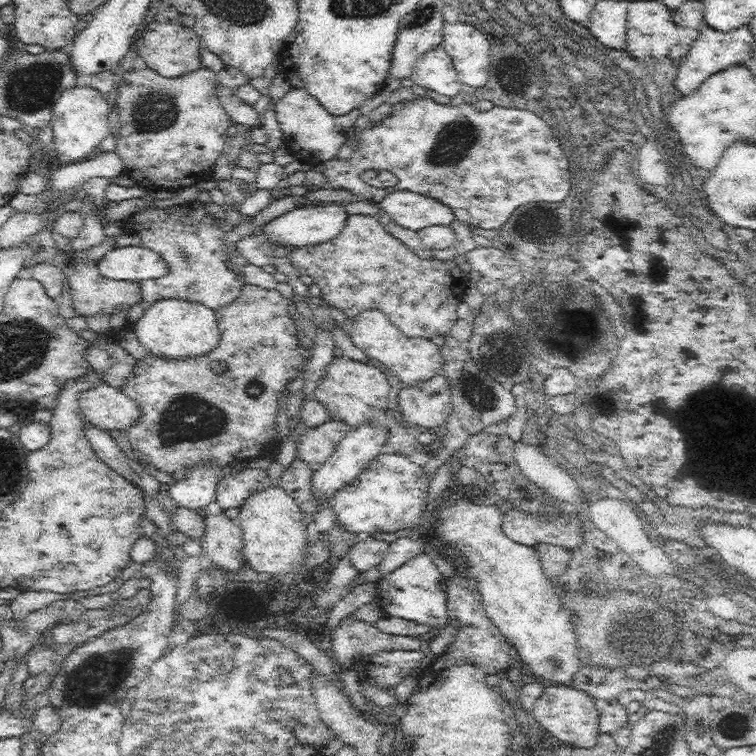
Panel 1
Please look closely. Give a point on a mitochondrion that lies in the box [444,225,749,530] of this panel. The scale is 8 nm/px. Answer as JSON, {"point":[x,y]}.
{"point":[501,349]}

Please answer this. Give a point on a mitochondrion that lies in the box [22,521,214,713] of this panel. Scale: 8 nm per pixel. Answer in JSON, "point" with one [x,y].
{"point":[100,677]}

